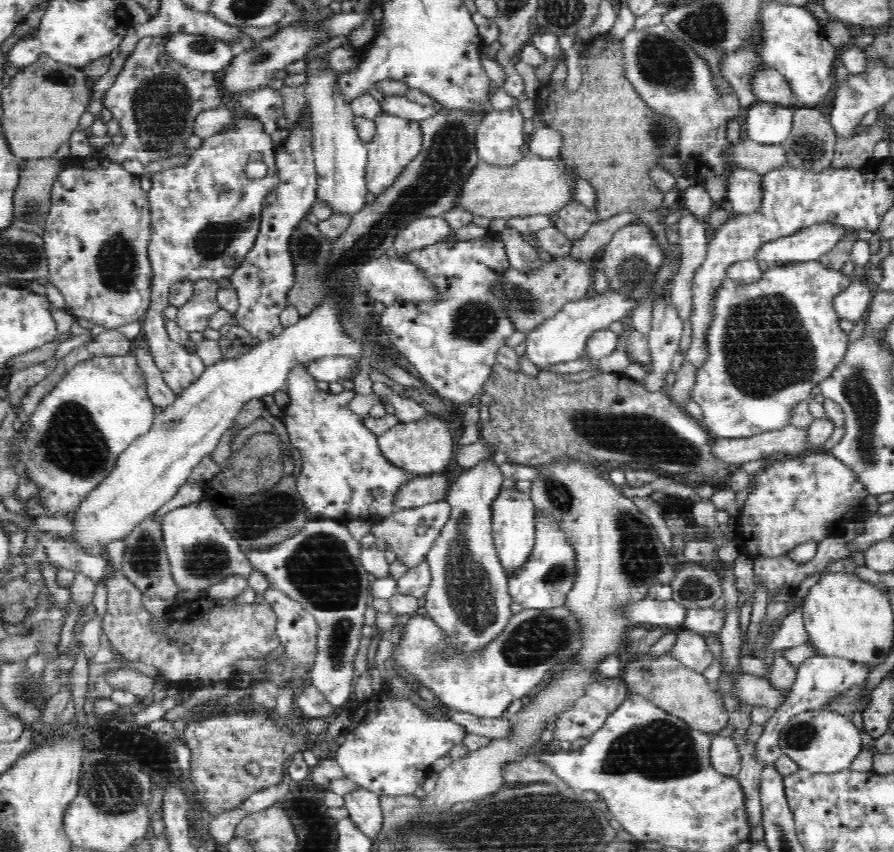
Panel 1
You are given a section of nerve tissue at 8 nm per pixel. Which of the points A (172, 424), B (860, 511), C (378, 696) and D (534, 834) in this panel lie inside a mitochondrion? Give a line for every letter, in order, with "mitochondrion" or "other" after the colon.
A: mitochondrion
B: other
C: other
D: mitochondrion

